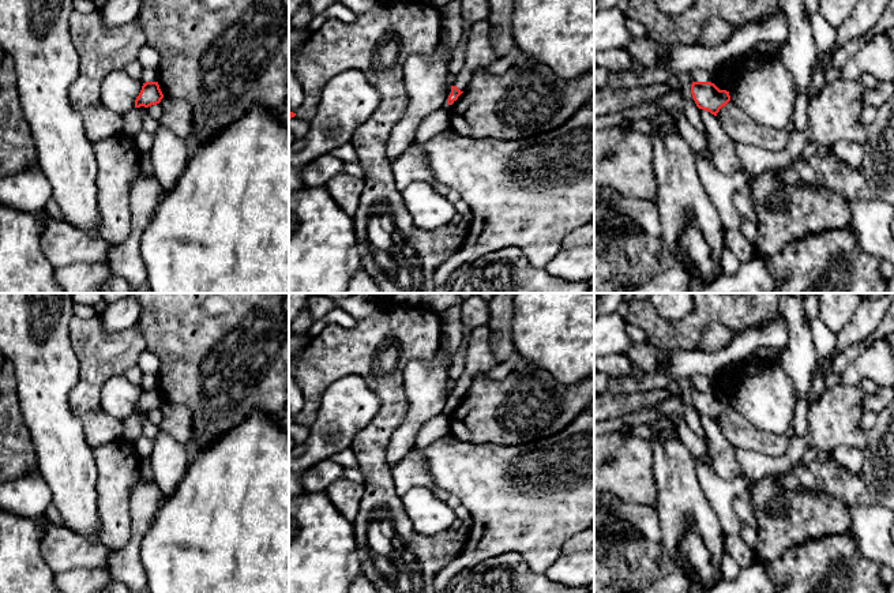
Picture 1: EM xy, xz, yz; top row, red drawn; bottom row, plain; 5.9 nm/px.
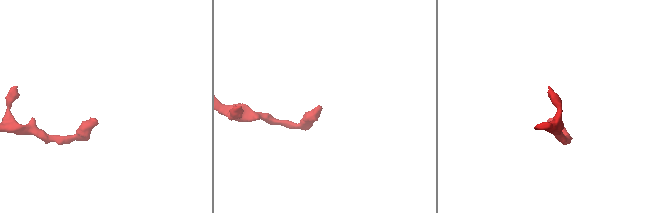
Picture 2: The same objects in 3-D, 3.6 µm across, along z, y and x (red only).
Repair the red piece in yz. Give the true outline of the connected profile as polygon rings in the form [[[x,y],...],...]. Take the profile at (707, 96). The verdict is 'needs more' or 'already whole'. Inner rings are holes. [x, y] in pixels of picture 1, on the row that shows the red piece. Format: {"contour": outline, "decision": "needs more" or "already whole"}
{"contour": [[[692,82],[691,94],[699,109],[707,110],[714,116],[730,101],[729,91],[720,90],[711,82]]], "decision": "already whole"}

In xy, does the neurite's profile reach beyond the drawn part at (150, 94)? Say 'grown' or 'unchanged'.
unchanged

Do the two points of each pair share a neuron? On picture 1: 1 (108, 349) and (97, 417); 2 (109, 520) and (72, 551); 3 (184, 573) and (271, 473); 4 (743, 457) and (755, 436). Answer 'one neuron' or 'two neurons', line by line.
1: one neuron
2: two neurons
3: one neuron
4: two neurons

